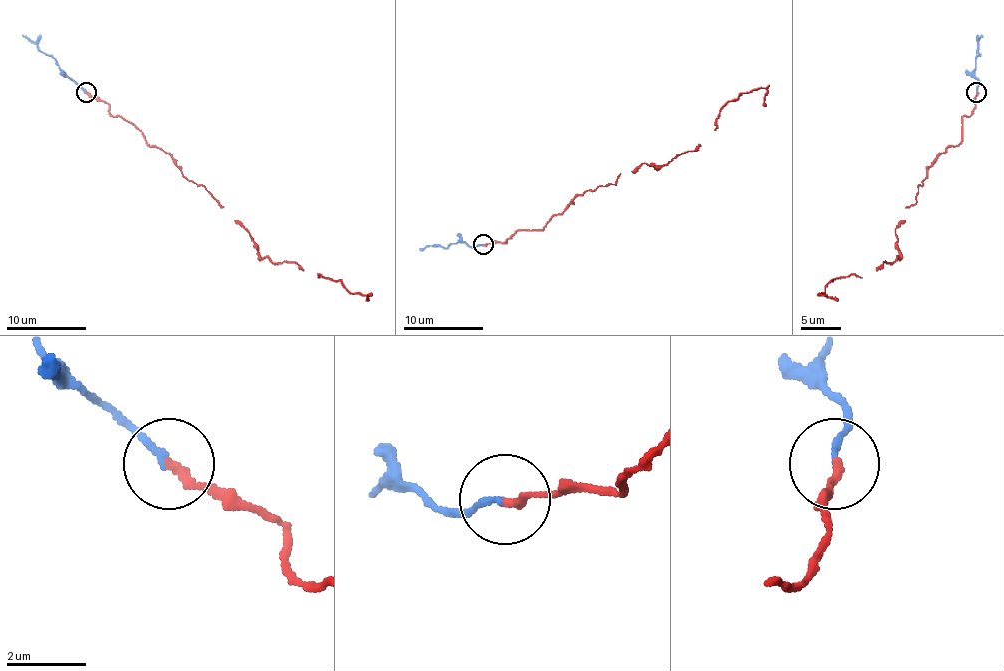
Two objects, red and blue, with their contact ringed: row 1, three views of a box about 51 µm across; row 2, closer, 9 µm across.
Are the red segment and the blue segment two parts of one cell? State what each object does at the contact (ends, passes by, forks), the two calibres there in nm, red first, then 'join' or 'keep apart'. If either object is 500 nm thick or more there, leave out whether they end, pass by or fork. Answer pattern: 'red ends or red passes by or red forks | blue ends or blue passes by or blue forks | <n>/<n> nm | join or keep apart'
red ends | blue ends | 220/150 nm | join

